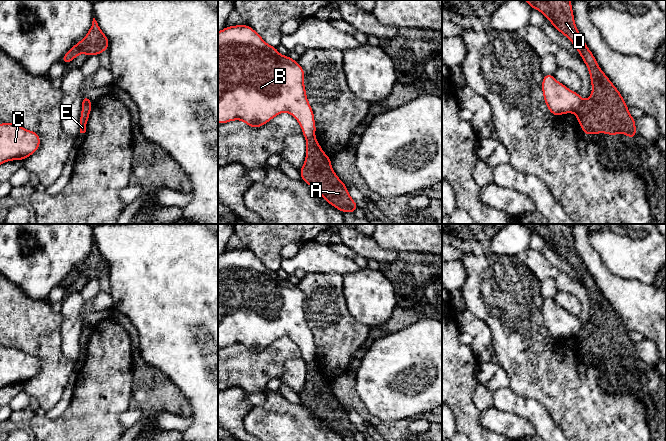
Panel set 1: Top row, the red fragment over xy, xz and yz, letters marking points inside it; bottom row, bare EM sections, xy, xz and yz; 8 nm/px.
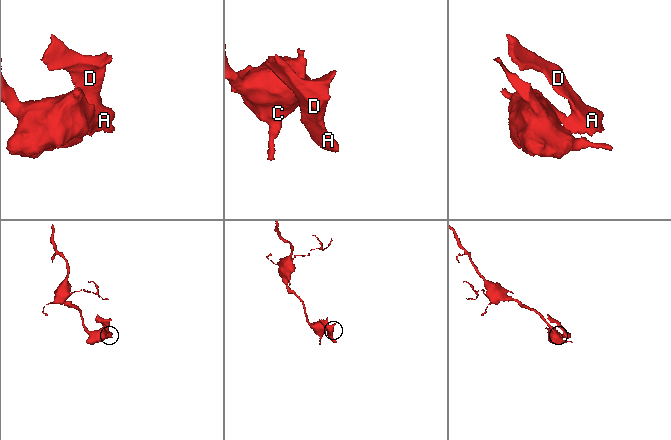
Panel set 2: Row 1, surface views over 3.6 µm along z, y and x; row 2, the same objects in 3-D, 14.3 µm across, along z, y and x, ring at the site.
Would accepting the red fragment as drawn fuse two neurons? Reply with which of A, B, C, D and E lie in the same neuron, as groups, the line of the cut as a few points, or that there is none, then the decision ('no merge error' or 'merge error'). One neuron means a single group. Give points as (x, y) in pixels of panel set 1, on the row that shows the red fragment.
groups A D E / B C; cut yz (583, 101), (575, 113); merge error

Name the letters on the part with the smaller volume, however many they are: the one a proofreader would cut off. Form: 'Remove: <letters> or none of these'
Remove: A, D, E

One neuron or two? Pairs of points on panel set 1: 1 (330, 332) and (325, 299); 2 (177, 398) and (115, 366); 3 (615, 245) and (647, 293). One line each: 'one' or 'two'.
1: one
2: two
3: two

